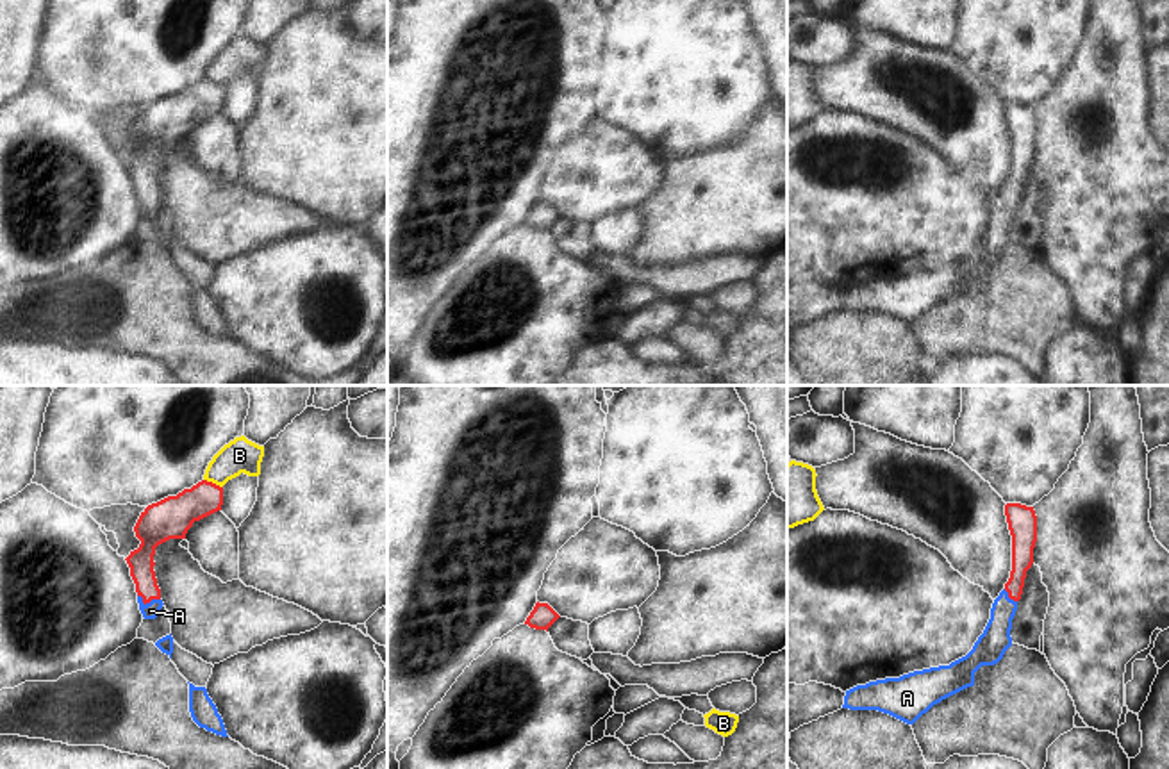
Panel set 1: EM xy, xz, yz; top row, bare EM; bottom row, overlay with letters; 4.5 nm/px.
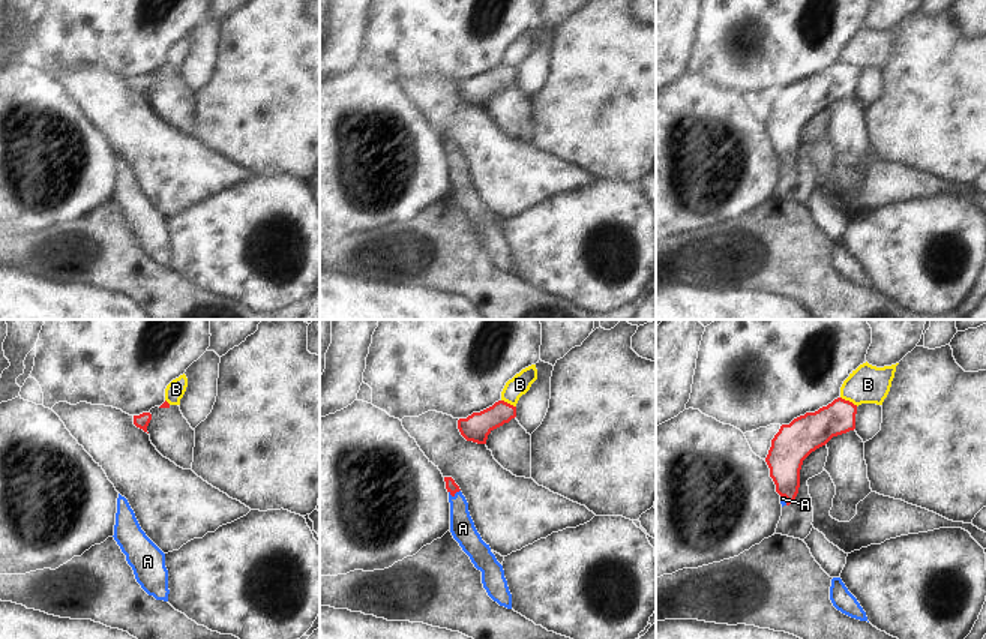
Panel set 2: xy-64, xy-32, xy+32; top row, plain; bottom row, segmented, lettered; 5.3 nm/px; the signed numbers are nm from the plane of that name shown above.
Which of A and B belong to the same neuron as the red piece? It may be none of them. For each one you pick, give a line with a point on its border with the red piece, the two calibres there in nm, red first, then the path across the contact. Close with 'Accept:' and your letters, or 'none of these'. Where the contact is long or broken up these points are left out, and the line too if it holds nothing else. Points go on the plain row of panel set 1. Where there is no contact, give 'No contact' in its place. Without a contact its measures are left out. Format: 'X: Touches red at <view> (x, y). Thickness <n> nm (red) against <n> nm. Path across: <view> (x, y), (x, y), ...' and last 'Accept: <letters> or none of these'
A: Touches red at xy (149, 202). Thickness 120 nm (red) against 80 nm. Path across: xy (140, 161), (149, 202), (150, 211)
Accept: A.

